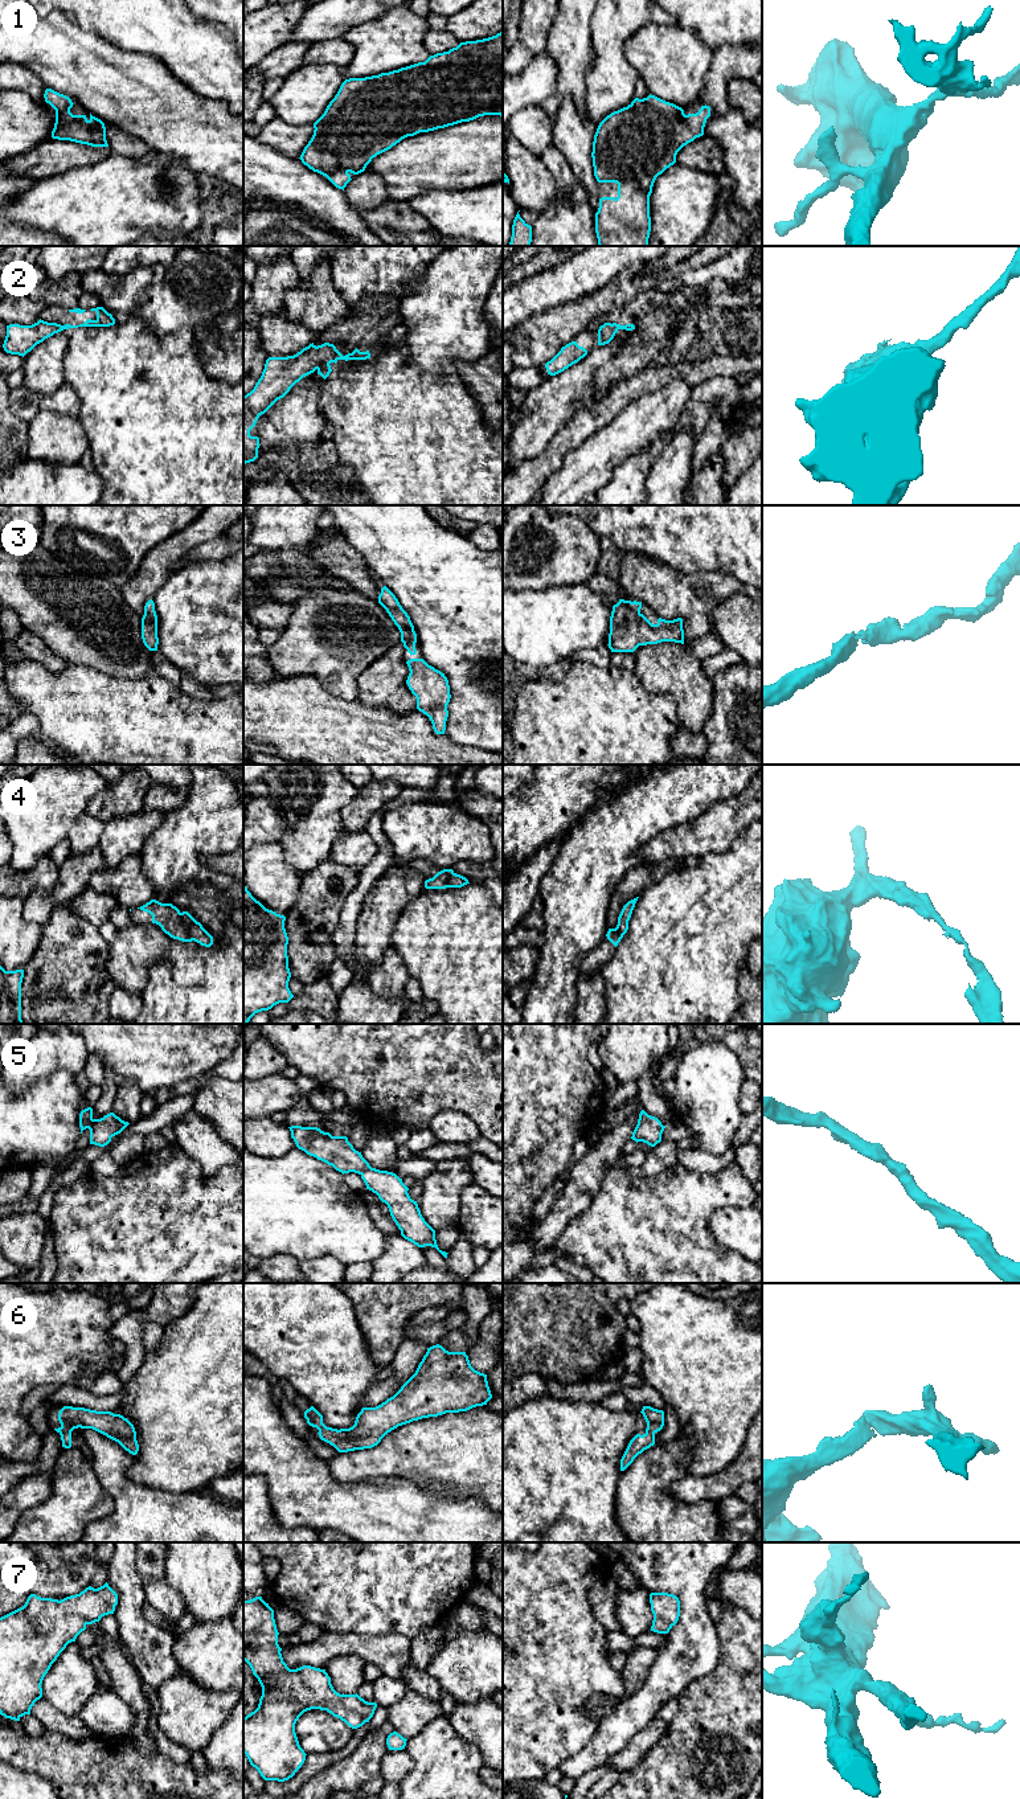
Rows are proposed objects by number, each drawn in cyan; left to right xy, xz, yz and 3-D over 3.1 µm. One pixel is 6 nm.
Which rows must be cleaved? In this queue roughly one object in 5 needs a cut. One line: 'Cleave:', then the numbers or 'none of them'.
Cleave: 2

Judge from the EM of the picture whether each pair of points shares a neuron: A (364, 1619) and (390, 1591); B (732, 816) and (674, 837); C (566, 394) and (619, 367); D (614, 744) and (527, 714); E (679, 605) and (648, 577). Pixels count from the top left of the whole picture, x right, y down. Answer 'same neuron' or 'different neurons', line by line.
A: same neuron
B: same neuron
C: different neurons
D: same neuron
E: same neuron

